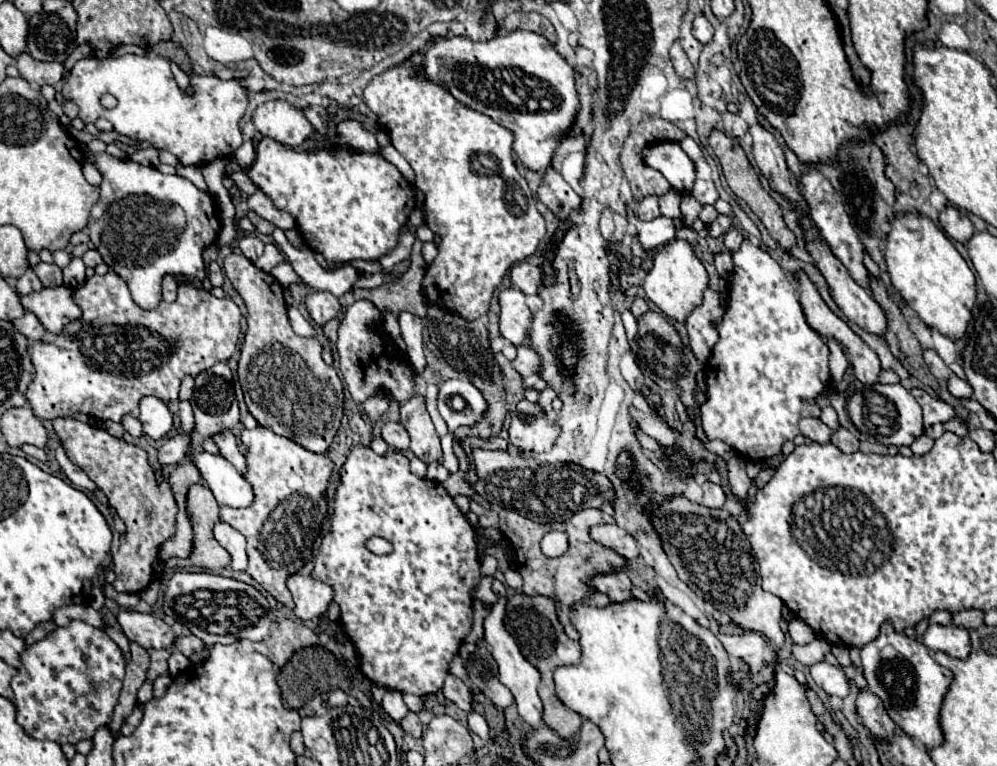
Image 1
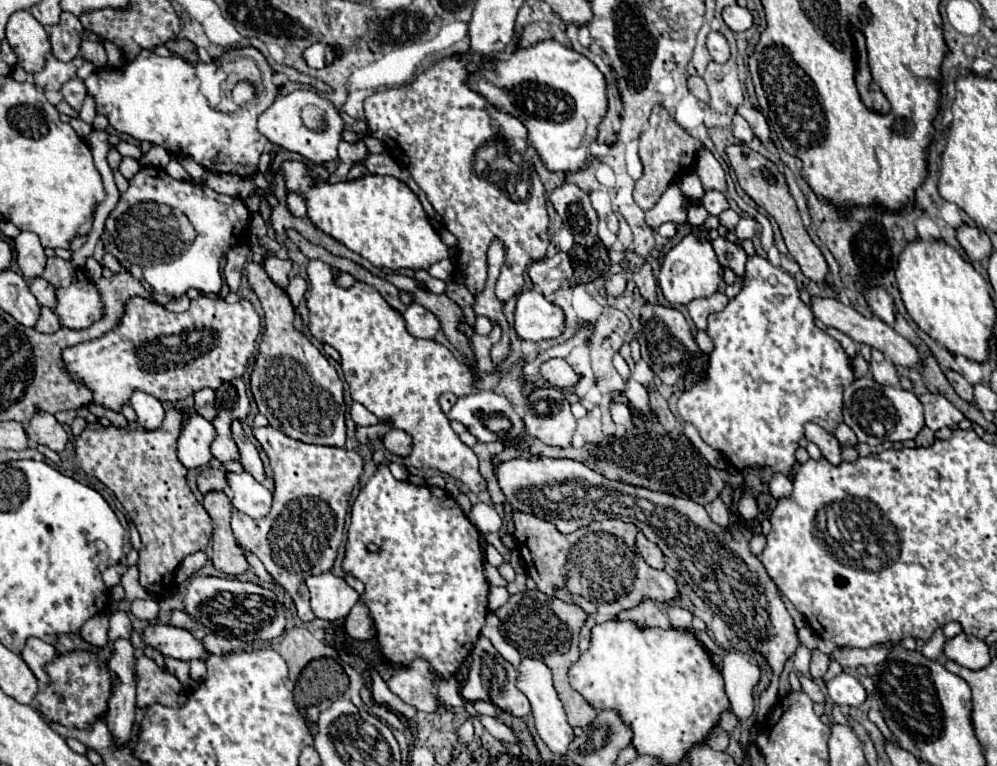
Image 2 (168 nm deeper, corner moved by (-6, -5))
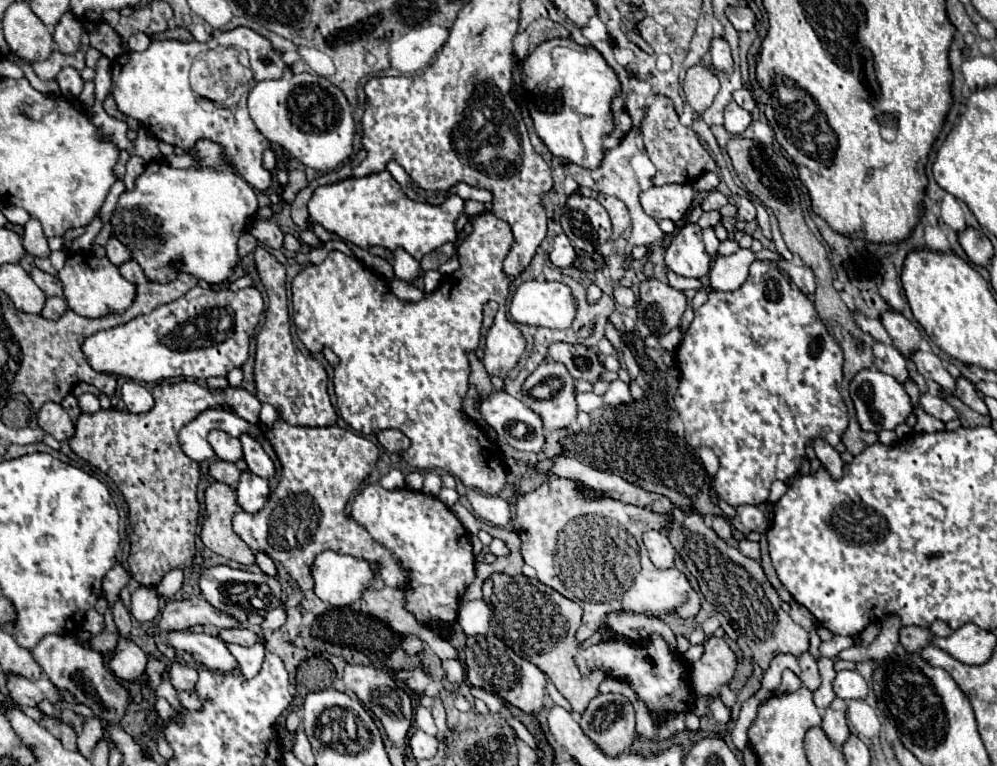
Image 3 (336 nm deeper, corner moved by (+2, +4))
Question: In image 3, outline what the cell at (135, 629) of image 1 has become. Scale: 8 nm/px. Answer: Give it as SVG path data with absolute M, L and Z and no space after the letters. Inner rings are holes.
M168 633L168 645L172 645L176 651L190 653L198 663L202 663L208 669L214 671L226 671L232 673L240 669L234 655L226 649L224 641L220 637L208 635L208 633Z

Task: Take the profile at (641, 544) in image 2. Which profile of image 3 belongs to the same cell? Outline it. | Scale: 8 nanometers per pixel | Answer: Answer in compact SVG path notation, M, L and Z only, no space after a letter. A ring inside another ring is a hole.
M646 531L644 533L644 545L646 545L646 551L650 555L650 561L658 569L674 567L676 549L672 547L668 535L664 535L662 531Z

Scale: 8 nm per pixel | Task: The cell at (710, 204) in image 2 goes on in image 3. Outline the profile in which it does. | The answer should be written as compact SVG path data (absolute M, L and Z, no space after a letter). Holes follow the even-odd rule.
M712 191L712 193L708 193L708 197L704 199L704 203L702 203L702 209L704 211L712 211L712 209L720 209L720 207L724 207L728 203L728 199L726 199L726 195L722 195L720 191Z

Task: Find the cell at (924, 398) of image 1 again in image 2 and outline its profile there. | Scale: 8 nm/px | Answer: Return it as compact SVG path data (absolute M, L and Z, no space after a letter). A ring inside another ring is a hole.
M926 392L924 396L920 396L920 402L924 404L924 416L926 416L926 426L936 432L944 426L952 426L958 424L960 420L964 420L964 414L952 406L944 396L940 394L932 394Z

